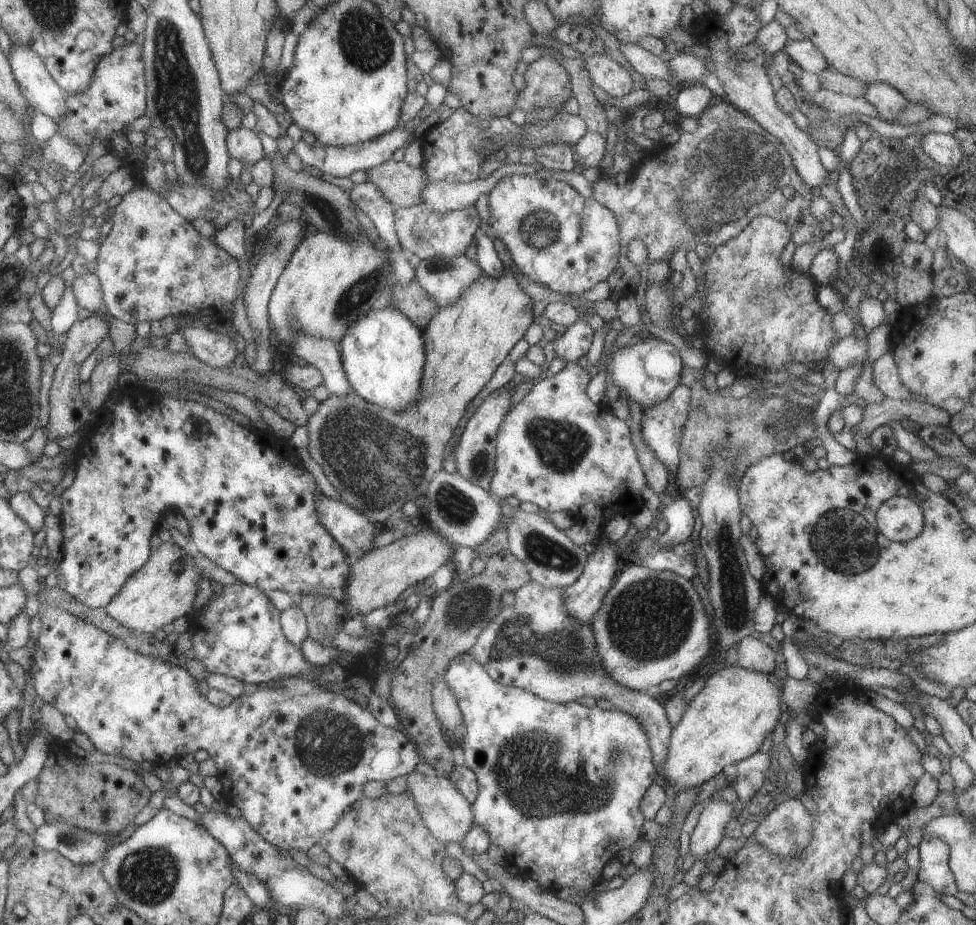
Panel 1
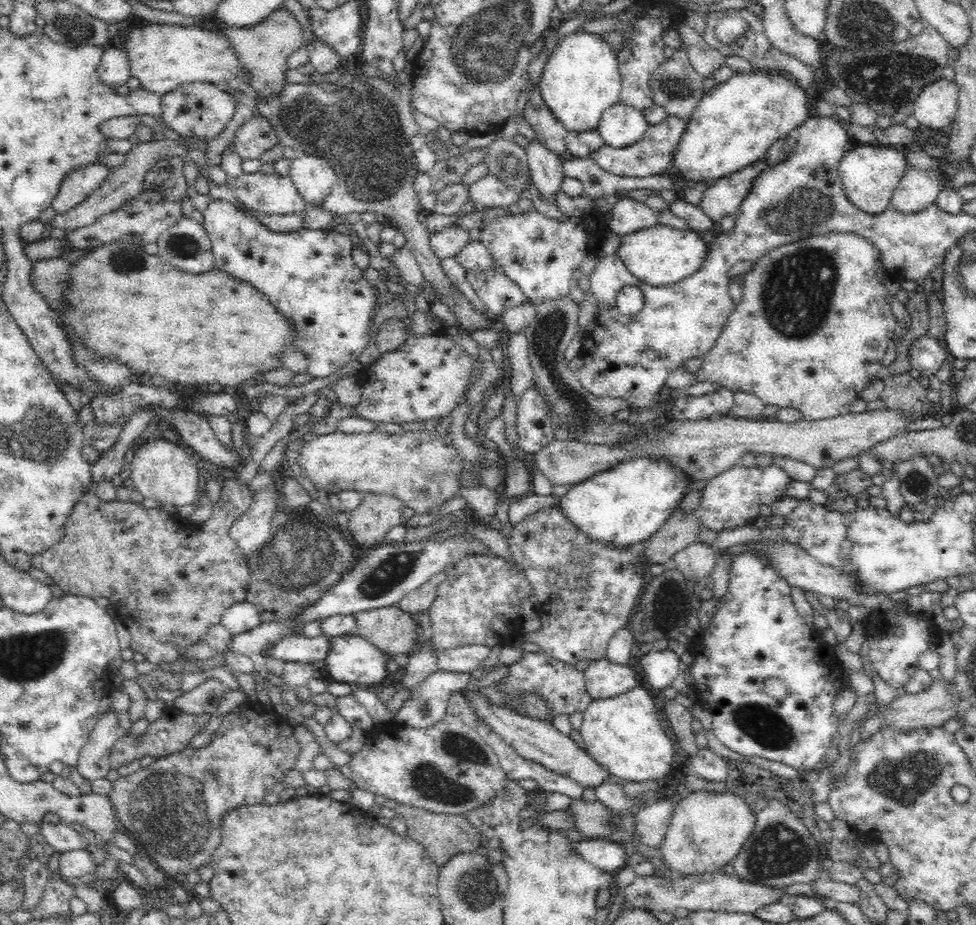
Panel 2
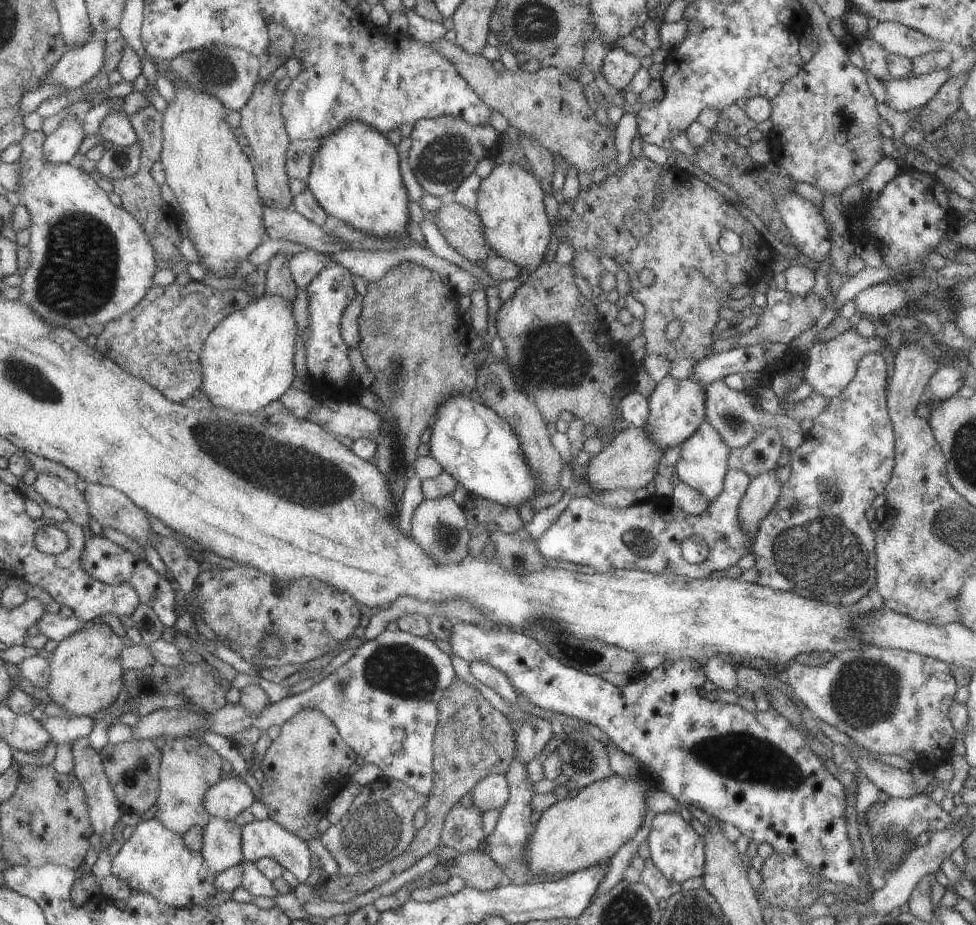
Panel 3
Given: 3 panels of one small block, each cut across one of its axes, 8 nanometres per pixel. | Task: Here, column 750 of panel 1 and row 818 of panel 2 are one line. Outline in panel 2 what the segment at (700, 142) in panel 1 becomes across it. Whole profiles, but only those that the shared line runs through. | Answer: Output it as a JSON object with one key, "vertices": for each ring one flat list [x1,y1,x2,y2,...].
{"vertices":[[244,702,223,718,207,746,188,746,180,752,157,758,148,767,113,782,109,797,118,816,118,828,114,833,124,833,135,841,165,872,170,882,174,882,179,874,187,875,208,866,221,842,221,817,239,806,262,803,274,784,280,782,290,768,295,768,300,746,294,737,294,729,295,723,277,713,275,708]]}

